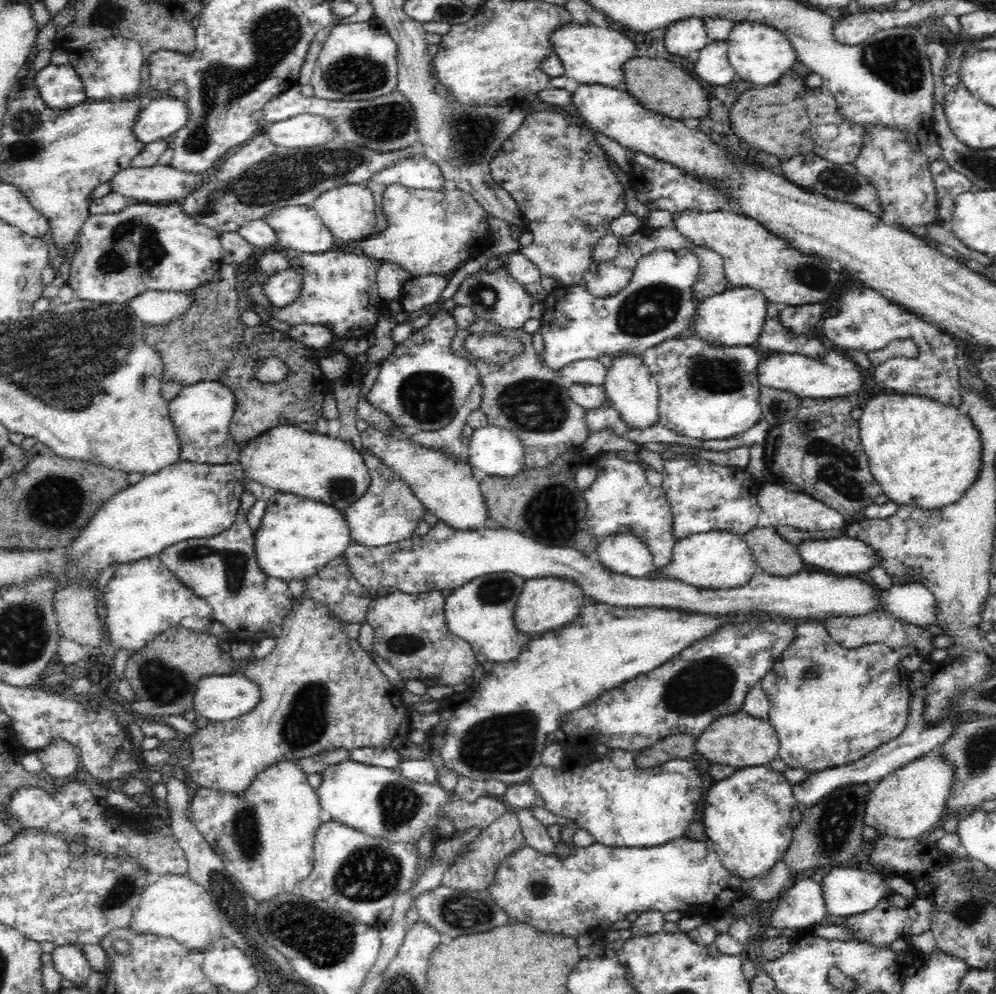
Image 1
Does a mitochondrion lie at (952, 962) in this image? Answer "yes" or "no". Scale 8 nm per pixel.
no

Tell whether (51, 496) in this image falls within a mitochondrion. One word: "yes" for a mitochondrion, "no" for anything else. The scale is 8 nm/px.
yes

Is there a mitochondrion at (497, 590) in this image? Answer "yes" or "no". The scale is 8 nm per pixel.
yes

